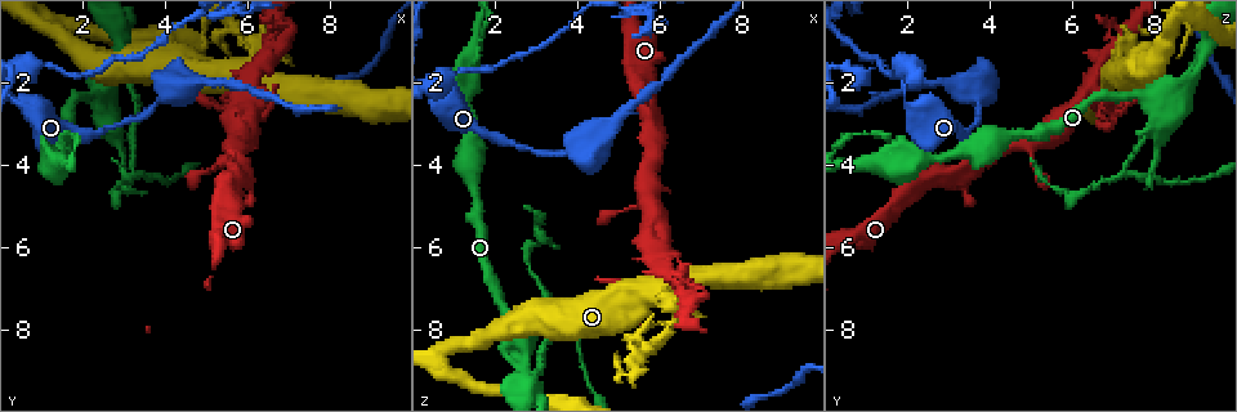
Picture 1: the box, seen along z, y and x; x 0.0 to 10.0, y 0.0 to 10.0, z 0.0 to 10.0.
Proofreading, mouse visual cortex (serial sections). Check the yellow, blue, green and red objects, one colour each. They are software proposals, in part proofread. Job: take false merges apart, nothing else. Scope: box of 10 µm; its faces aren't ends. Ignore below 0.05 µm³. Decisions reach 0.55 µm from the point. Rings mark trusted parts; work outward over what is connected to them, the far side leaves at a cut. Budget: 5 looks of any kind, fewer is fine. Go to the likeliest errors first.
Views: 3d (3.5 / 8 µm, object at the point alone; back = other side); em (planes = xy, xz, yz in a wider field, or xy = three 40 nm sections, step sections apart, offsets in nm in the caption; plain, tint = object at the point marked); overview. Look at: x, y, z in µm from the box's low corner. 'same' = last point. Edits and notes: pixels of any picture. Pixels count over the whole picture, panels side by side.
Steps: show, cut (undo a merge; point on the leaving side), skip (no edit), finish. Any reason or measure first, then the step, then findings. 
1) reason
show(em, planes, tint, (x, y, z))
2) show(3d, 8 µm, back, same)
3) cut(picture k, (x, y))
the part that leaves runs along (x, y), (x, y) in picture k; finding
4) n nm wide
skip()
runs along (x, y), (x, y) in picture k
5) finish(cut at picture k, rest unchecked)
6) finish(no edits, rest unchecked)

three arms meet
show(3d, 3.5 µm, (2.75, 1.75, 9.10))

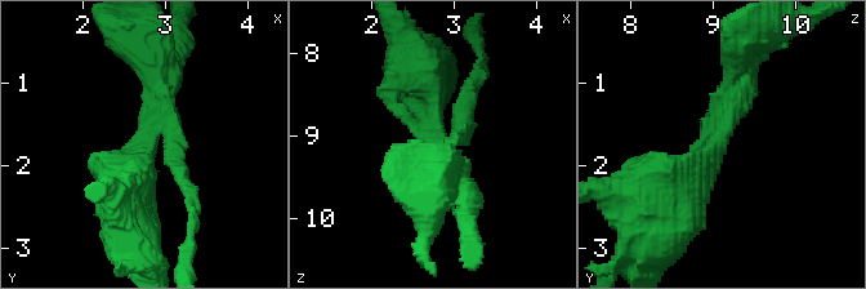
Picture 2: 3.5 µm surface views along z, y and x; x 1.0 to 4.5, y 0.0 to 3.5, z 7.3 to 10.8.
3 arms; arms of 150, 300, 450 nm; need the tissue
show(em, xy, step 2, tint, (2.80, 1.75, 9.05))

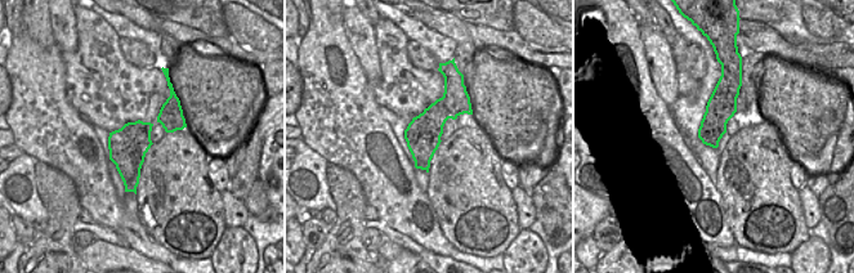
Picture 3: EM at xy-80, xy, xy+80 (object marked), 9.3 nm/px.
skip()
runs along (669, 204), (718, 145), (737, 61) in picture 2; all the same cell

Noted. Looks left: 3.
abrupt turn
show(3d, 3.5 µm, (3.25, 4.10, 7.30))

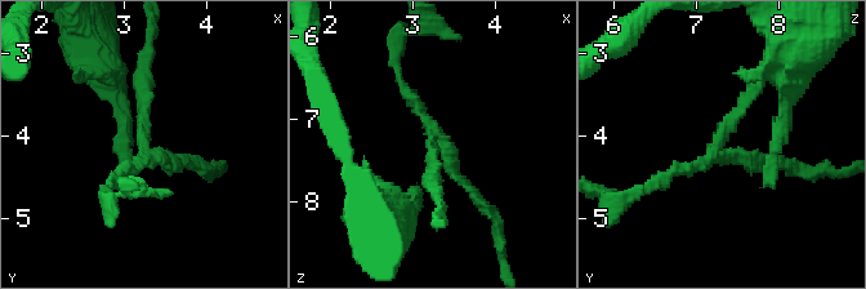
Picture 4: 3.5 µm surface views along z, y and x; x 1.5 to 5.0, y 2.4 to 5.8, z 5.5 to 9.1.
shape alone is not enough
show(em, xy, step 1, tint, (3.25, 4.15, 7.25))

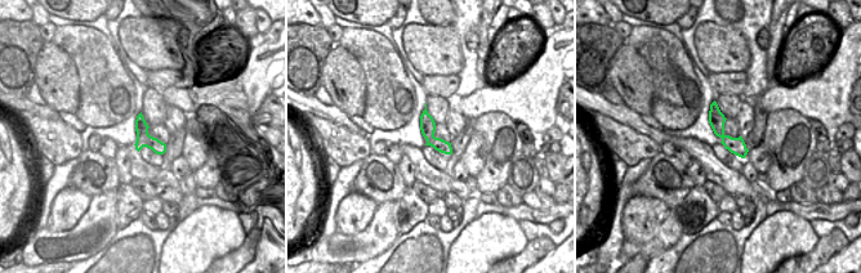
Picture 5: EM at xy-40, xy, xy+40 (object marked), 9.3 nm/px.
3 arms; arms of 150, 150, 150 nm
skip()
runs along (760, 72), (712, 156), (655, 183) in picture 4; all the same cell

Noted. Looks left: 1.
finish(no edits, rest unchecked)

